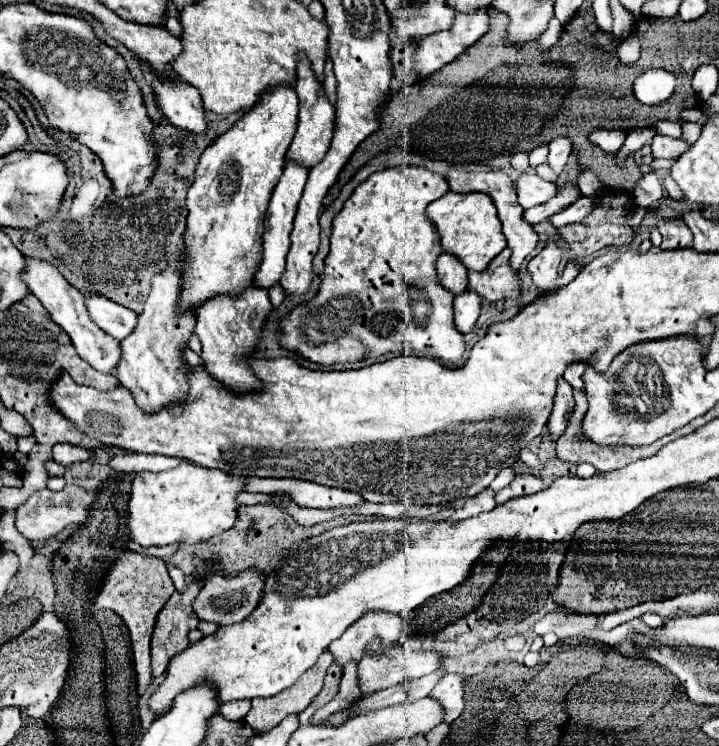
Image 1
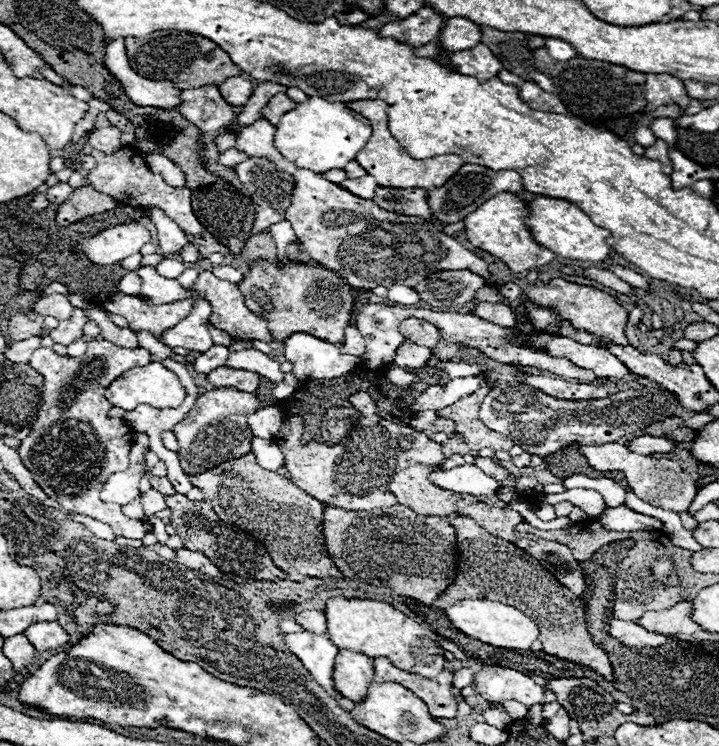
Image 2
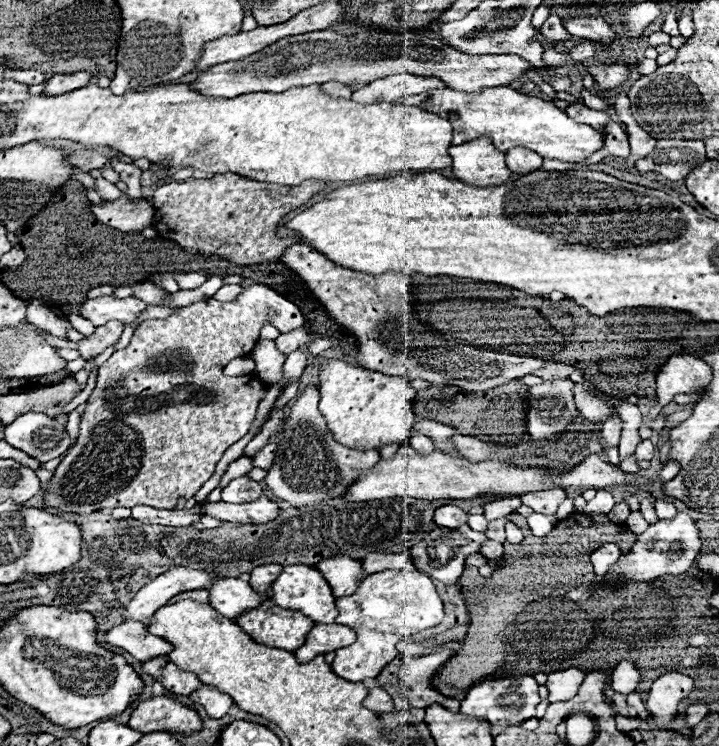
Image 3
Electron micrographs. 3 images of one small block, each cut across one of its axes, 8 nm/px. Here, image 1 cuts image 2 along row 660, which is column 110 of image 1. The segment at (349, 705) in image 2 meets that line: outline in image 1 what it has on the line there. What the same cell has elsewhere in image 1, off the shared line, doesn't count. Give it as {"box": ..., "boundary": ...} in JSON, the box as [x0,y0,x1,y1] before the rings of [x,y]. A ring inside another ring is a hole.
{"box":[86,296,138,340],"boundary":[[[90,296],[86,300],[88,300],[86,306],[90,312],[90,318],[116,340],[124,340],[136,328],[136,322],[138,322],[136,312],[98,296]]]}

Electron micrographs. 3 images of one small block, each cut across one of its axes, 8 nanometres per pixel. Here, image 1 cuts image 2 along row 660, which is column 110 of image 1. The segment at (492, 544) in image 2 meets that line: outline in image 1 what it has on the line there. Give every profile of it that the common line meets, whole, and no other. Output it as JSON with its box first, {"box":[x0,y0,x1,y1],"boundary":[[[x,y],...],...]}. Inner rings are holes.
{"box":[94,550,174,696],"boundary":[[[122,550],[122,558],[110,568],[110,572],[104,578],[100,592],[94,600],[94,606],[98,610],[102,610],[102,608],[114,610],[130,630],[138,696],[142,696],[148,690],[148,686],[152,684],[150,638],[152,638],[152,630],[154,630],[154,624],[156,624],[156,616],[172,594],[174,594],[174,584],[168,576],[166,564],[160,558],[138,554],[138,552],[132,552],[132,550]]]}

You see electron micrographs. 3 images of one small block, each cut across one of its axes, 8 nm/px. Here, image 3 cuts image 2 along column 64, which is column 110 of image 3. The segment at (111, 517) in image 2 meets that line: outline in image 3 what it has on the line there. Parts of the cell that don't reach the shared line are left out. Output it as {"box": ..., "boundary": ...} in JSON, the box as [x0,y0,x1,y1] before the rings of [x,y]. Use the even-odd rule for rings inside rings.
{"box":[44,284,286,514],"boundary":[[[252,284],[248,288],[242,290],[242,294],[232,300],[232,302],[218,302],[214,298],[202,300],[202,302],[194,302],[190,306],[184,306],[178,310],[178,314],[170,314],[164,320],[144,320],[142,324],[138,324],[138,328],[134,330],[134,336],[130,340],[130,344],[124,350],[114,352],[108,362],[104,362],[98,370],[98,382],[96,388],[92,392],[92,396],[86,402],[86,410],[82,414],[82,422],[78,428],[78,438],[76,444],[66,452],[66,456],[62,458],[62,462],[58,464],[58,468],[54,470],[50,482],[44,488],[44,508],[60,508],[62,512],[70,512],[70,514],[90,514],[90,512],[98,512],[98,510],[114,510],[114,508],[132,508],[136,504],[146,504],[152,508],[166,508],[172,510],[178,504],[178,498],[192,498],[194,492],[214,474],[214,468],[218,464],[218,460],[222,458],[224,450],[228,446],[232,446],[234,442],[238,442],[242,436],[248,434],[252,420],[256,416],[256,408],[258,402],[264,398],[266,394],[266,386],[255,376],[244,375],[238,377],[224,376],[222,368],[238,356],[248,356],[260,336],[260,324],[256,322],[256,310],[258,306],[266,306],[266,300],[286,300],[284,296],[280,296],[278,292],[274,292],[272,288],[264,286],[264,284]]]}

